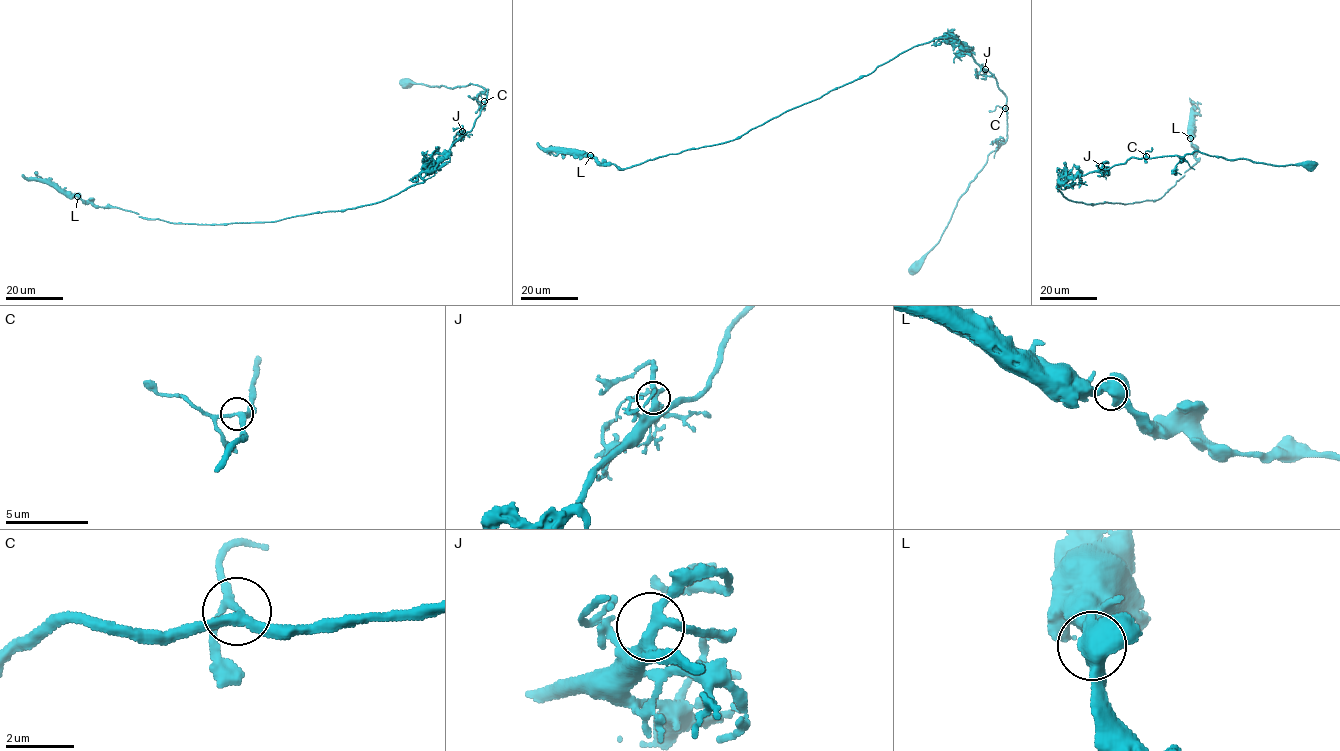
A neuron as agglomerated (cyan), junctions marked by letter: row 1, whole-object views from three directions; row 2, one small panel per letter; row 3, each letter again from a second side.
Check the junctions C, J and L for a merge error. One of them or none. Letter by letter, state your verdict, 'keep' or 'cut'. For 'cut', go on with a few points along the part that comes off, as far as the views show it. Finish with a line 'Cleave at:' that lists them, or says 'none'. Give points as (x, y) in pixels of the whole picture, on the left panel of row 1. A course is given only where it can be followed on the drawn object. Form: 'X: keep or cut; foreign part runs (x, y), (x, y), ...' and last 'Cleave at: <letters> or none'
C: keep
J: keep
L: keep
Cleave at: none

